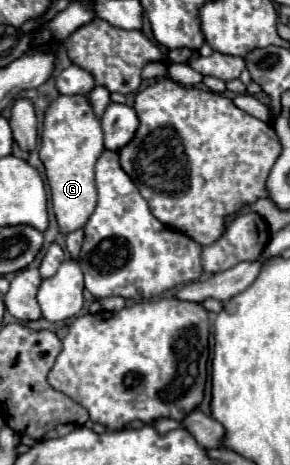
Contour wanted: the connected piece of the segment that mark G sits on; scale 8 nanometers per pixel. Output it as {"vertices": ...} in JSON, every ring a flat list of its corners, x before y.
{"vertices":[[60,95,56,97,44,117,40,161,46,167,46,177,52,191,54,215,60,231,70,233,86,225,88,217,96,207,96,185,94,165,104,151,104,133,100,119,94,115,86,95]]}

